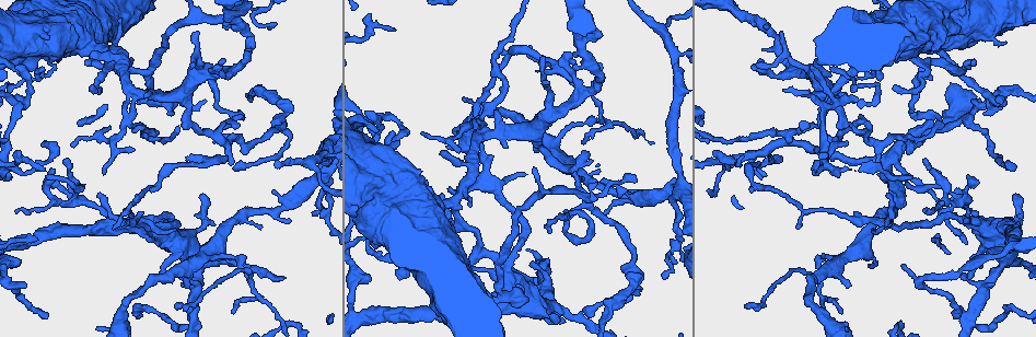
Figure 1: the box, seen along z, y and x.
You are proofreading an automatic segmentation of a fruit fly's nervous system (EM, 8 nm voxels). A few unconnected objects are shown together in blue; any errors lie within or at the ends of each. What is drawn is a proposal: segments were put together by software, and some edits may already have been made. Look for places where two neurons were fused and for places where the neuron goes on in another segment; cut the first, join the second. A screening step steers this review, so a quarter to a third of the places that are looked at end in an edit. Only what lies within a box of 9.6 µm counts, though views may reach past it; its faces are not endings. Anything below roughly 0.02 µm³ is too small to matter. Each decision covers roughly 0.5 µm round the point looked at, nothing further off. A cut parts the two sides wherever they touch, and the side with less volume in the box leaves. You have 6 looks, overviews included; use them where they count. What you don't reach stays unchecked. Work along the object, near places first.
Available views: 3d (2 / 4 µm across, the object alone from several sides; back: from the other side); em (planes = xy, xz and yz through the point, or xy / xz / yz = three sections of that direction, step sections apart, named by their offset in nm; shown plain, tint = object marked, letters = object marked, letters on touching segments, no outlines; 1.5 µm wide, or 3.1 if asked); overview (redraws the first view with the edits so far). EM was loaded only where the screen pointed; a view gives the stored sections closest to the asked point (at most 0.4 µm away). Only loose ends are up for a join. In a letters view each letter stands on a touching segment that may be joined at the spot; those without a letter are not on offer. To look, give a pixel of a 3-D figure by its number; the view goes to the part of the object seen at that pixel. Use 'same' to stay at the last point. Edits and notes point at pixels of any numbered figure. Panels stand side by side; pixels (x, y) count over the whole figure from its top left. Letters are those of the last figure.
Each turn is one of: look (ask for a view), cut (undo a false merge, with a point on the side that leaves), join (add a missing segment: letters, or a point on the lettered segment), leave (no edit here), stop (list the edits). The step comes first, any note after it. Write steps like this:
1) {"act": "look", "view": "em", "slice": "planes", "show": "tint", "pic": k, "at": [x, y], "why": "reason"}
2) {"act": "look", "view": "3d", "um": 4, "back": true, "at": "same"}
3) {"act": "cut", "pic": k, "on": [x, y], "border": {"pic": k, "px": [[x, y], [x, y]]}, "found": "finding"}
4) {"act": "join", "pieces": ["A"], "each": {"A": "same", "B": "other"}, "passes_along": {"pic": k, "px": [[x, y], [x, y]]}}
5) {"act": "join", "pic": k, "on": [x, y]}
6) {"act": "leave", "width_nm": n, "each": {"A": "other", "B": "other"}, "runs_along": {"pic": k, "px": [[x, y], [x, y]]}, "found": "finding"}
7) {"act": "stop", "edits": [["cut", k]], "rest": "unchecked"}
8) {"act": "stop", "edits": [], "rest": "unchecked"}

{"act": "look", "view": "3d", "um": 4, "back": true, "pic": 1, "at": [225, 158], "why": "free end"}

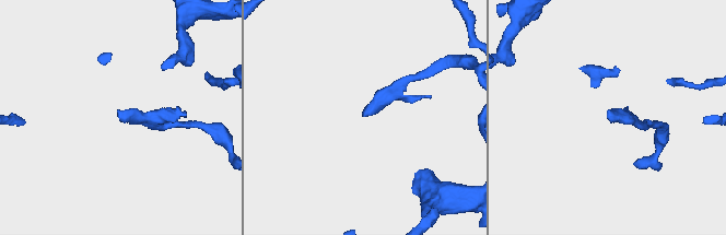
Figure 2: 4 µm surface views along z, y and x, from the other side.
{"act": "look", "view": "em", "slice": "planes", "show": "tint", "pic": 2, "at": [362, 114], "why": "now the EM"}

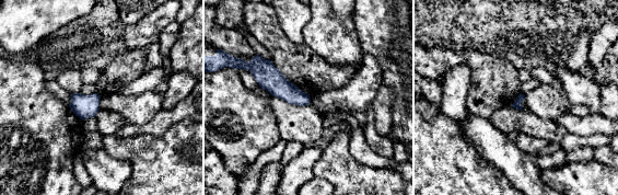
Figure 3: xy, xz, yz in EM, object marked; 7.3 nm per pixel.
{"act": "look", "view": "em", "slice": "planes", "show": "letters", "at": "same", "why": "what lies round it"}

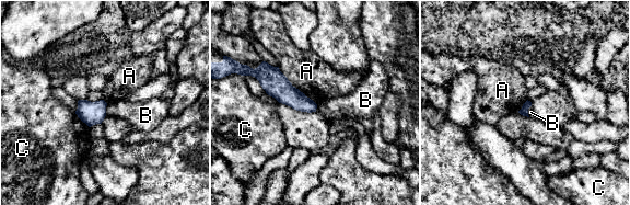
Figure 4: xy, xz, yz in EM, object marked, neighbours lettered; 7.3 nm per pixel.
{"act": "leave", "each": {"A": "other", "B": "other", "C": "other"}, "border": {"pic": 4, "px": [[107, 104], [105, 114]]}, "found": "no lettered segment goes on from it"}

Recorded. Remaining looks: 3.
{"act": "look", "view": "em", "slice": "xz", "step": 4, "show": "tint", "pic": 1, "at": [746, 308], "why": "tapers out"}

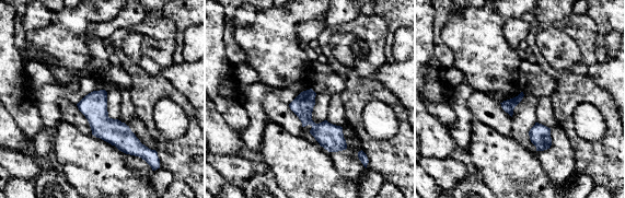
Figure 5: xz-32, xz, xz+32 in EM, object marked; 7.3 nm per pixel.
{"act": "look", "view": "em", "slice": "planes", "show": "tint", "at": "same"}

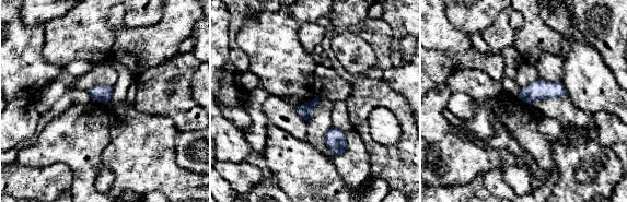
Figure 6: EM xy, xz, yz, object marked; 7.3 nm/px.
{"act": "look", "view": "em", "slice": "planes", "show": "letters", "at": "same", "why": "what lies round it"}

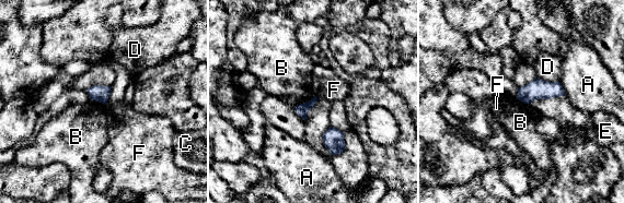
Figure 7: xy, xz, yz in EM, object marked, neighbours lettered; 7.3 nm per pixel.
{"act": "leave", "width_nm": 90, "longest_contact_nm": ["D", 180], "each": {"A": "other", "B": "other", "C": "other", "D": "other", "E": "other", "F": "other"}, "found": "no lettered segment goes on from it"}

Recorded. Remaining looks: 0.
{"act": "stop", "edits": [], "rest": "unchecked"}

